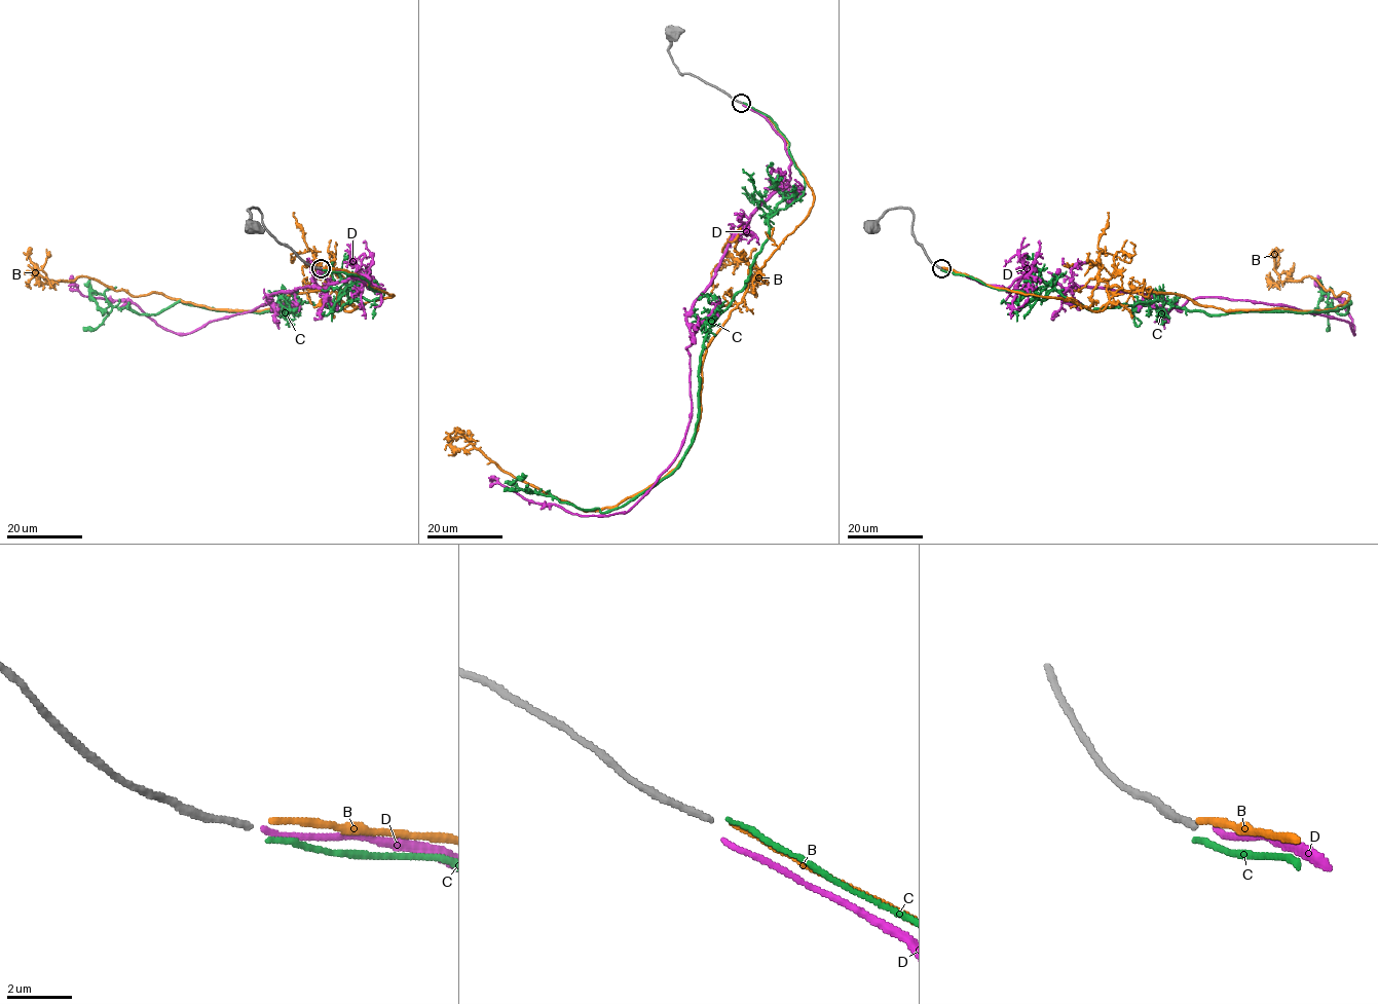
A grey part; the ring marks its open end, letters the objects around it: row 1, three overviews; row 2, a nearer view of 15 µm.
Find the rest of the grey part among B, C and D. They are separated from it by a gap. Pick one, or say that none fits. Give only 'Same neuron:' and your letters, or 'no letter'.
Same neuron: D

